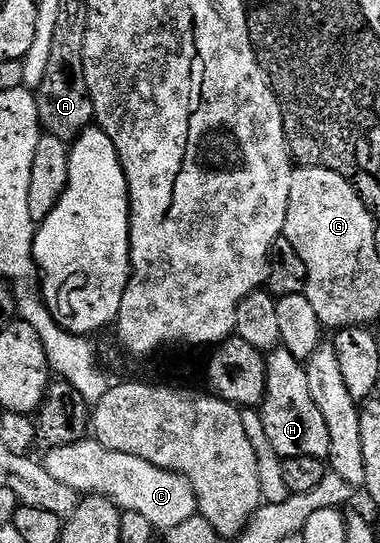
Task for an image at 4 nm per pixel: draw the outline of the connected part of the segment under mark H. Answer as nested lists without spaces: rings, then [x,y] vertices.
[[[281,346],[272,348],[267,356],[267,399],[261,405],[261,415],[269,443],[284,460],[298,456],[327,460],[329,426],[325,426],[325,417],[317,410],[317,402],[313,402],[304,361],[293,358],[293,354]]]

